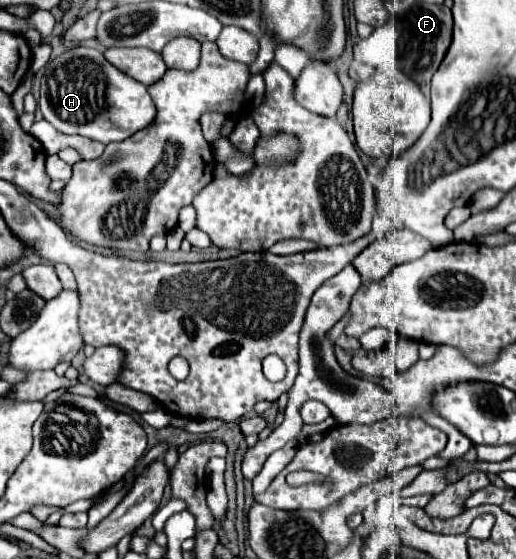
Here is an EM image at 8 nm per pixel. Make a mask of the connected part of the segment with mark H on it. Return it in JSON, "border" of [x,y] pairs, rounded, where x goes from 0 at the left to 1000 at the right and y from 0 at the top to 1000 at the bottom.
{"border":[[[147,82],[89,114],[78,143],[81,208],[124,240],[155,240],[198,258],[236,254],[302,211],[287,157],[221,122],[194,89]]]}

